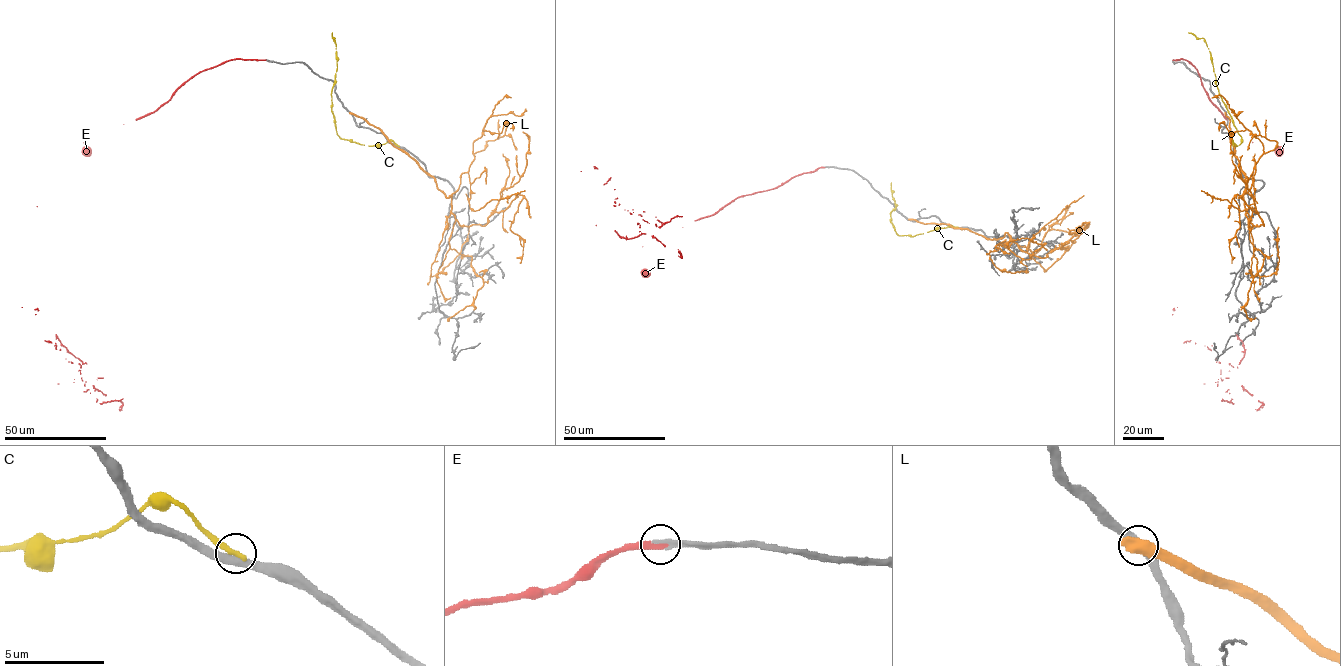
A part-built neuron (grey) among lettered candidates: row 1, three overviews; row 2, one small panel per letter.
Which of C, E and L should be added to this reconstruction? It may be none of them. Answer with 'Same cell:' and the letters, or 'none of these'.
Same cell: E

